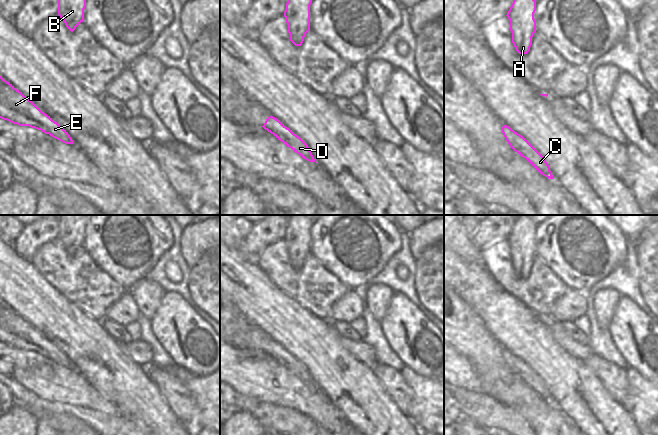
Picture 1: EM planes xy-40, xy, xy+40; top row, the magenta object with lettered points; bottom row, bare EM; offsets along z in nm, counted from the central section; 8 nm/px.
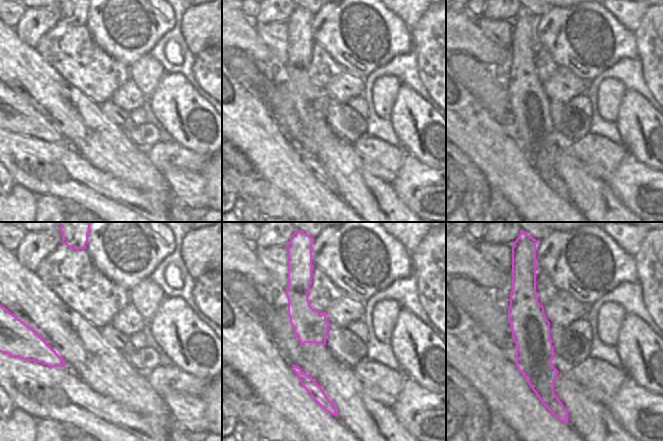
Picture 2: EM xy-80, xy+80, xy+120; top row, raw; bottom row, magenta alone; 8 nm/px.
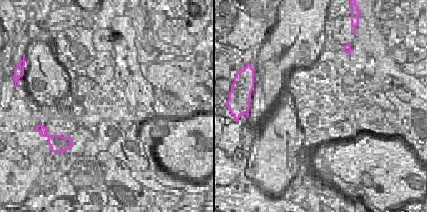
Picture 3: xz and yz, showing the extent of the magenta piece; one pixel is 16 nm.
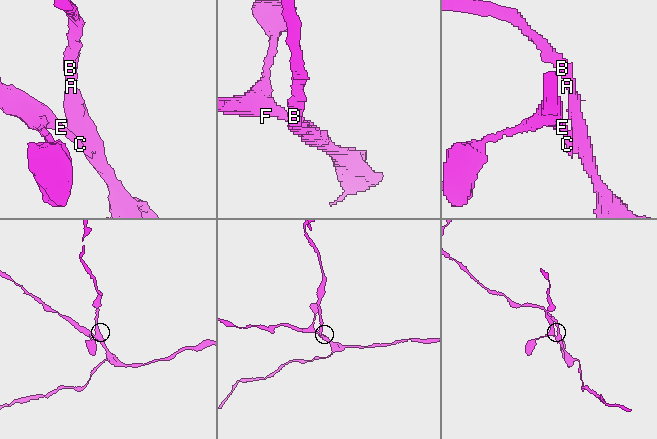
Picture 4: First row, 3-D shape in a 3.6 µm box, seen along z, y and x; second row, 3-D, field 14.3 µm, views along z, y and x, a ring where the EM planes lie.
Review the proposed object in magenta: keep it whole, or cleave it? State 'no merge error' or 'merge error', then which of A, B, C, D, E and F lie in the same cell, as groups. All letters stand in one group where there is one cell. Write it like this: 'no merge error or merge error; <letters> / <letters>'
no merge error; A B C D E F

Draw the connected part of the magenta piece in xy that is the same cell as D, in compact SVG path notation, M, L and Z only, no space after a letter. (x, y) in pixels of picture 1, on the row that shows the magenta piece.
M269 116L262 127L305 160L317 163L306 142L277 118Z

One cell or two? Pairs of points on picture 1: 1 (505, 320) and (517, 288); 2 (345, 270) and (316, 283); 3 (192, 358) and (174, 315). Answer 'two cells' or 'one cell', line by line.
1: two cells
2: two cells
3: one cell

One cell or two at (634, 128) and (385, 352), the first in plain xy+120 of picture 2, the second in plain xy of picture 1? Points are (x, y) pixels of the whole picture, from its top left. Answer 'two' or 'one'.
two

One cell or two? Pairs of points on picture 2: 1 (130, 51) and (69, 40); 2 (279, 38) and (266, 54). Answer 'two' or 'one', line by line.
1: two
2: two

